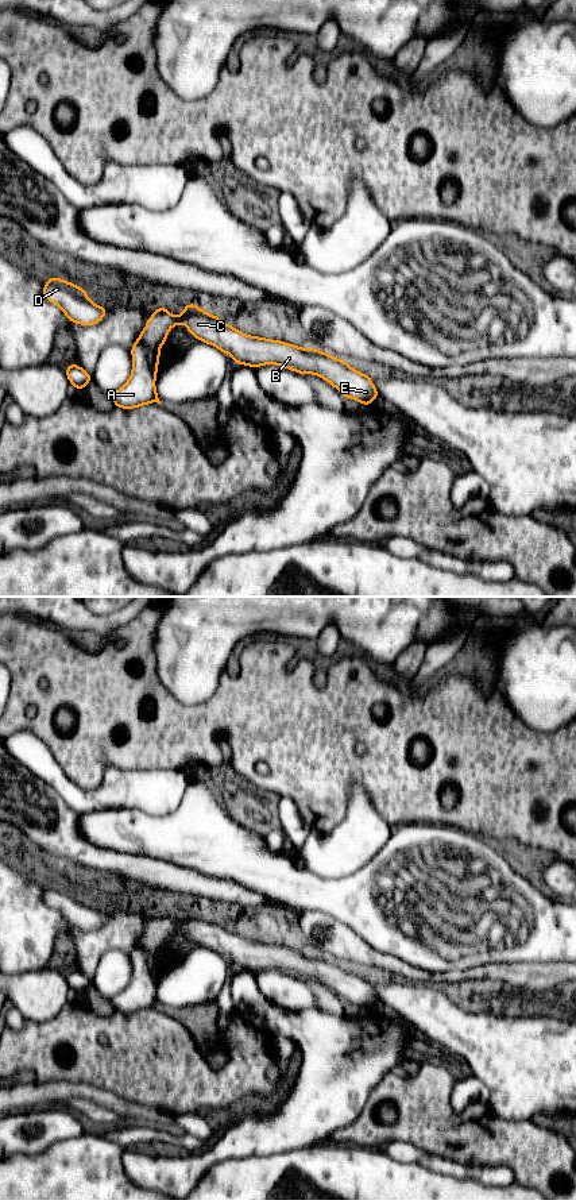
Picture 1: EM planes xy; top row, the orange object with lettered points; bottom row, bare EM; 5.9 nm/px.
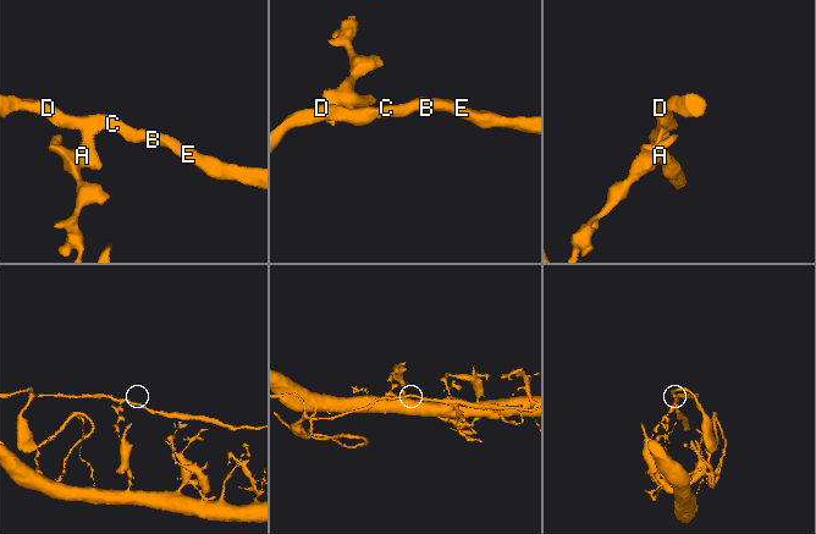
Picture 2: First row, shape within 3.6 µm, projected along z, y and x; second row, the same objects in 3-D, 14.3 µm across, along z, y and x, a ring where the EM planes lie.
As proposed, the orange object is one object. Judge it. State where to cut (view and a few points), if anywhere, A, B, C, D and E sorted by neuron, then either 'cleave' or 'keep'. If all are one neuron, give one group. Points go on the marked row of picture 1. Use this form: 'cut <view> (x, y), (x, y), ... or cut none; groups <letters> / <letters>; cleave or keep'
cut xy (138, 340), (150, 350), (157, 351); groups A / B C D E; cleave

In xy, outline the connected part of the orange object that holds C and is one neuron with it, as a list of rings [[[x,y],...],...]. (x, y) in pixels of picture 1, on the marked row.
[[[188,302],[179,316],[171,316],[169,309],[159,305],[148,317],[138,342],[150,351],[158,351],[175,324],[186,324],[190,335],[223,354],[229,354],[236,364],[252,369],[278,364],[294,373],[314,374],[335,386],[345,398],[366,406],[380,397],[371,377],[353,370],[348,362],[313,347],[301,348],[281,340],[248,336],[196,304]]]

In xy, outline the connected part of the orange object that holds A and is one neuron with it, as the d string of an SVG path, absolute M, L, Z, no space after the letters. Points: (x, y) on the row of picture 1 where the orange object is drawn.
M140 342L131 347L132 371L129 379L115 393L111 393L115 406L121 409L135 409L147 404L161 404L155 379L161 352L150 351Z

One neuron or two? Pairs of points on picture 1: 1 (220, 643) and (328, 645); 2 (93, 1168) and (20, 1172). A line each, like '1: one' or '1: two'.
1: two
2: one

